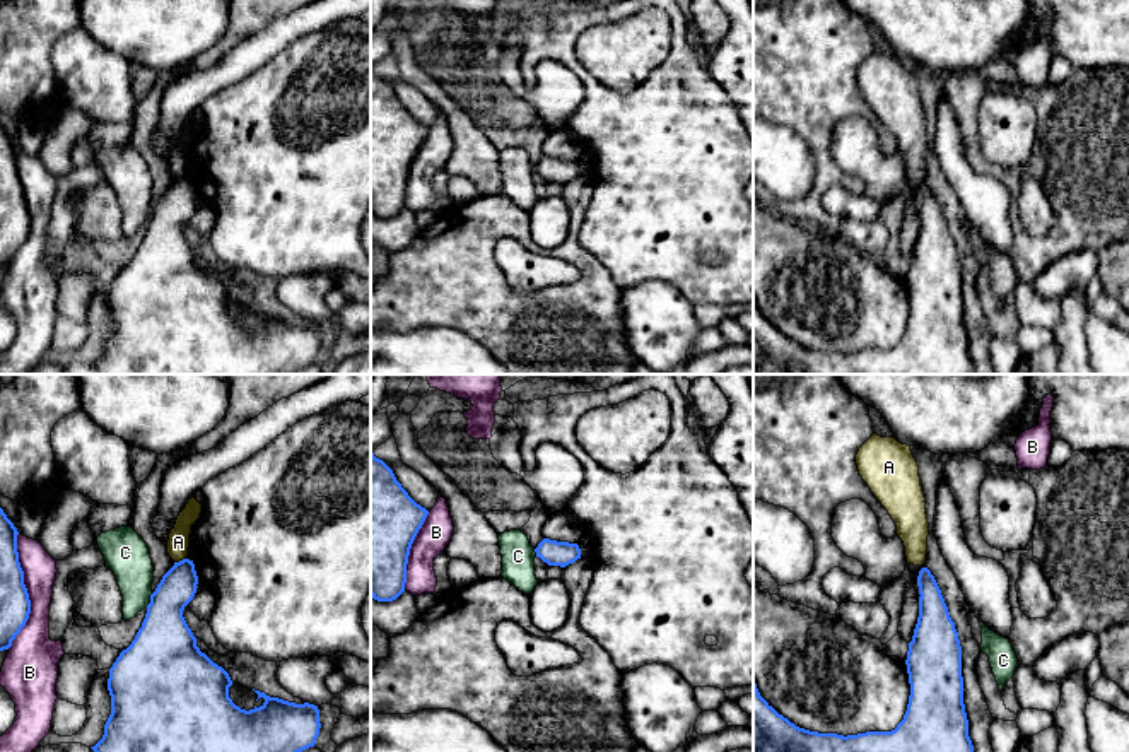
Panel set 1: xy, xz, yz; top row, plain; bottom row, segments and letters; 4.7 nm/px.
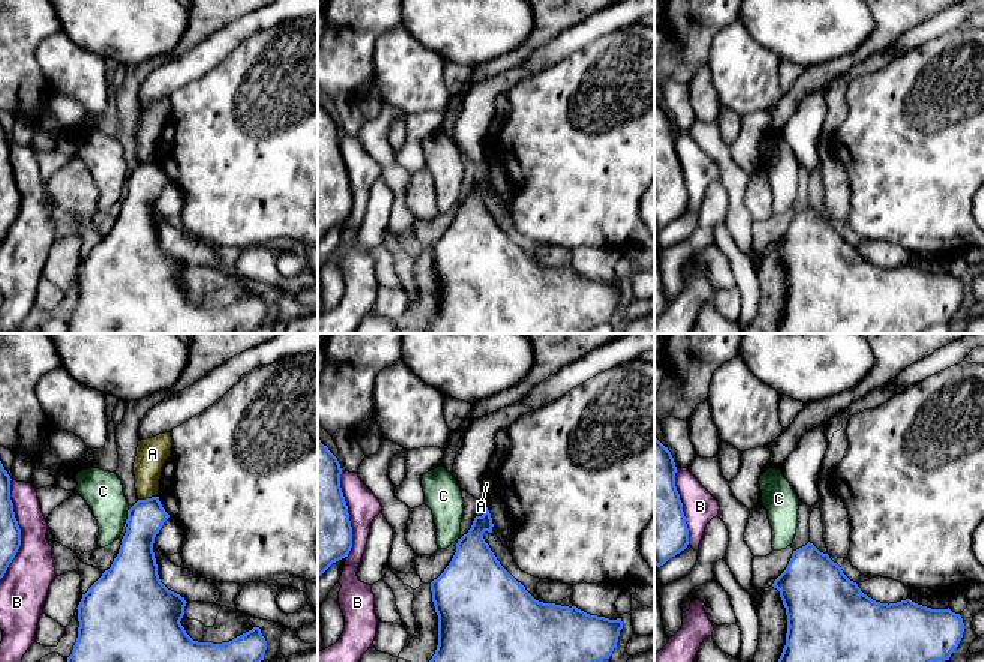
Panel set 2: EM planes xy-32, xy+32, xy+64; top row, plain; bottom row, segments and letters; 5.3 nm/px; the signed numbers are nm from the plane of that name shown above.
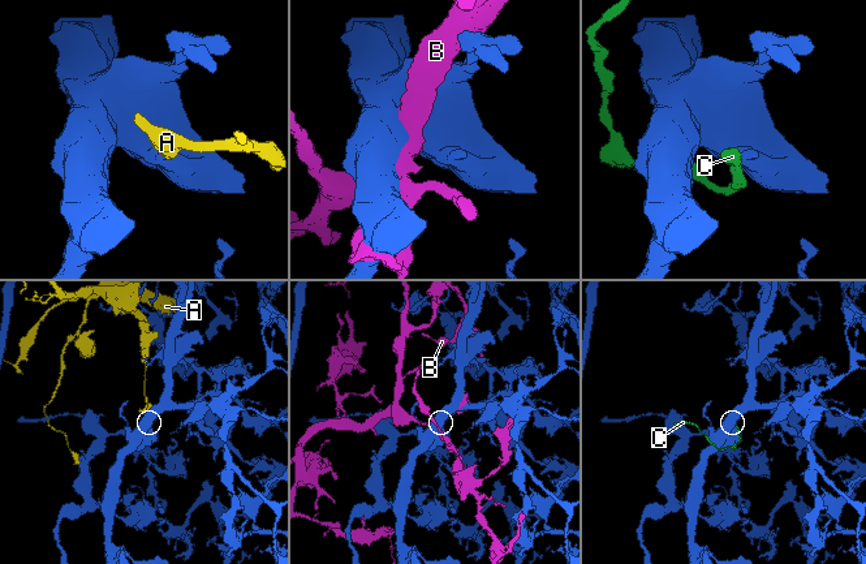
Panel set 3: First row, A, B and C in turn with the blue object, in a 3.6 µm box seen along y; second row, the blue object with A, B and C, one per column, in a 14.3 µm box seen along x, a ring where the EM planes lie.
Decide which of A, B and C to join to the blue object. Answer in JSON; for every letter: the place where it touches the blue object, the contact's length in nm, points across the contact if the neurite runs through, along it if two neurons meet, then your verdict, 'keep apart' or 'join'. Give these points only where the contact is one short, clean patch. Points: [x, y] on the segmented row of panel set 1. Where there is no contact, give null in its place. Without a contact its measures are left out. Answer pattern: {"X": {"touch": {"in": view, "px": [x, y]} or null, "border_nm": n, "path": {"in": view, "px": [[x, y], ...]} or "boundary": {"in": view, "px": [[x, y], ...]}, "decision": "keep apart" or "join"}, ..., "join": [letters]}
{"A": {"touch": {"in": "xy", "px": [180, 561]}, "border_nm": 60, "decision": "keep apart"}, "B": {"touch": {"in": "xy", "px": [26, 592]}, "border_nm": 550, "decision": "keep apart"}, "C": {"touch": {"in": "xy", "px": [151, 600]}, "border_nm": 80, "boundary": {"in": "xy", "px": [[152, 593], [146, 607]]}, "decision": "keep apart"}, "join": []}

